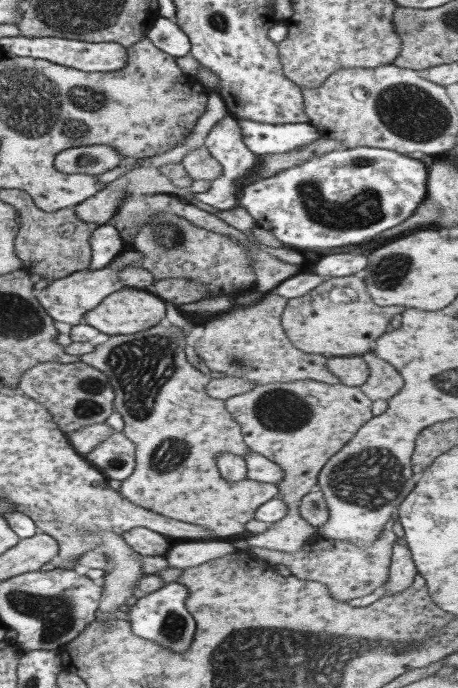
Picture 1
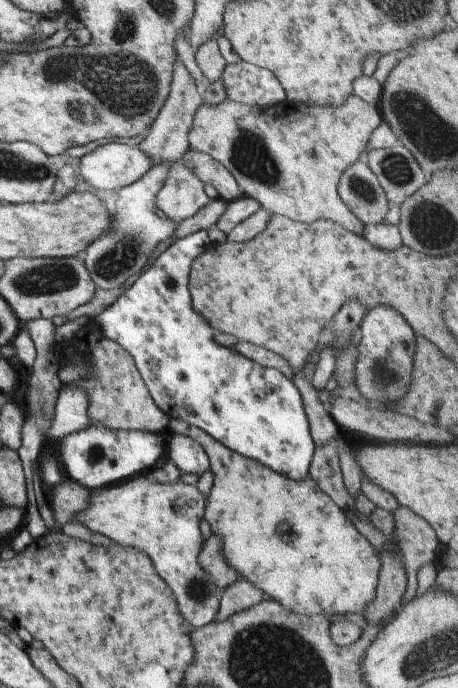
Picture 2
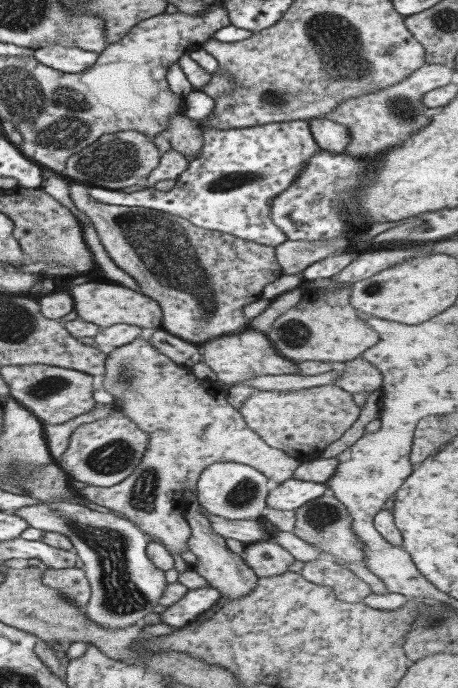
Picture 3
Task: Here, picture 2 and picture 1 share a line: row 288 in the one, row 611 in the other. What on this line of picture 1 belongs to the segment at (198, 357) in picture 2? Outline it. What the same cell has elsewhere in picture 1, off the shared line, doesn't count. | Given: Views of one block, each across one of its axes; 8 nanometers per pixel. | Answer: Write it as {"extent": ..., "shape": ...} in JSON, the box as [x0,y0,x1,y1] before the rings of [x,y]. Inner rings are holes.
{"extent":[128,582,197,652],"shape":[[[168,582],[154,594],[148,594],[128,610],[129,623],[132,632],[140,638],[145,638],[173,650],[173,652],[187,652],[195,637],[197,624],[192,613],[186,607],[188,590],[179,582]]]}

